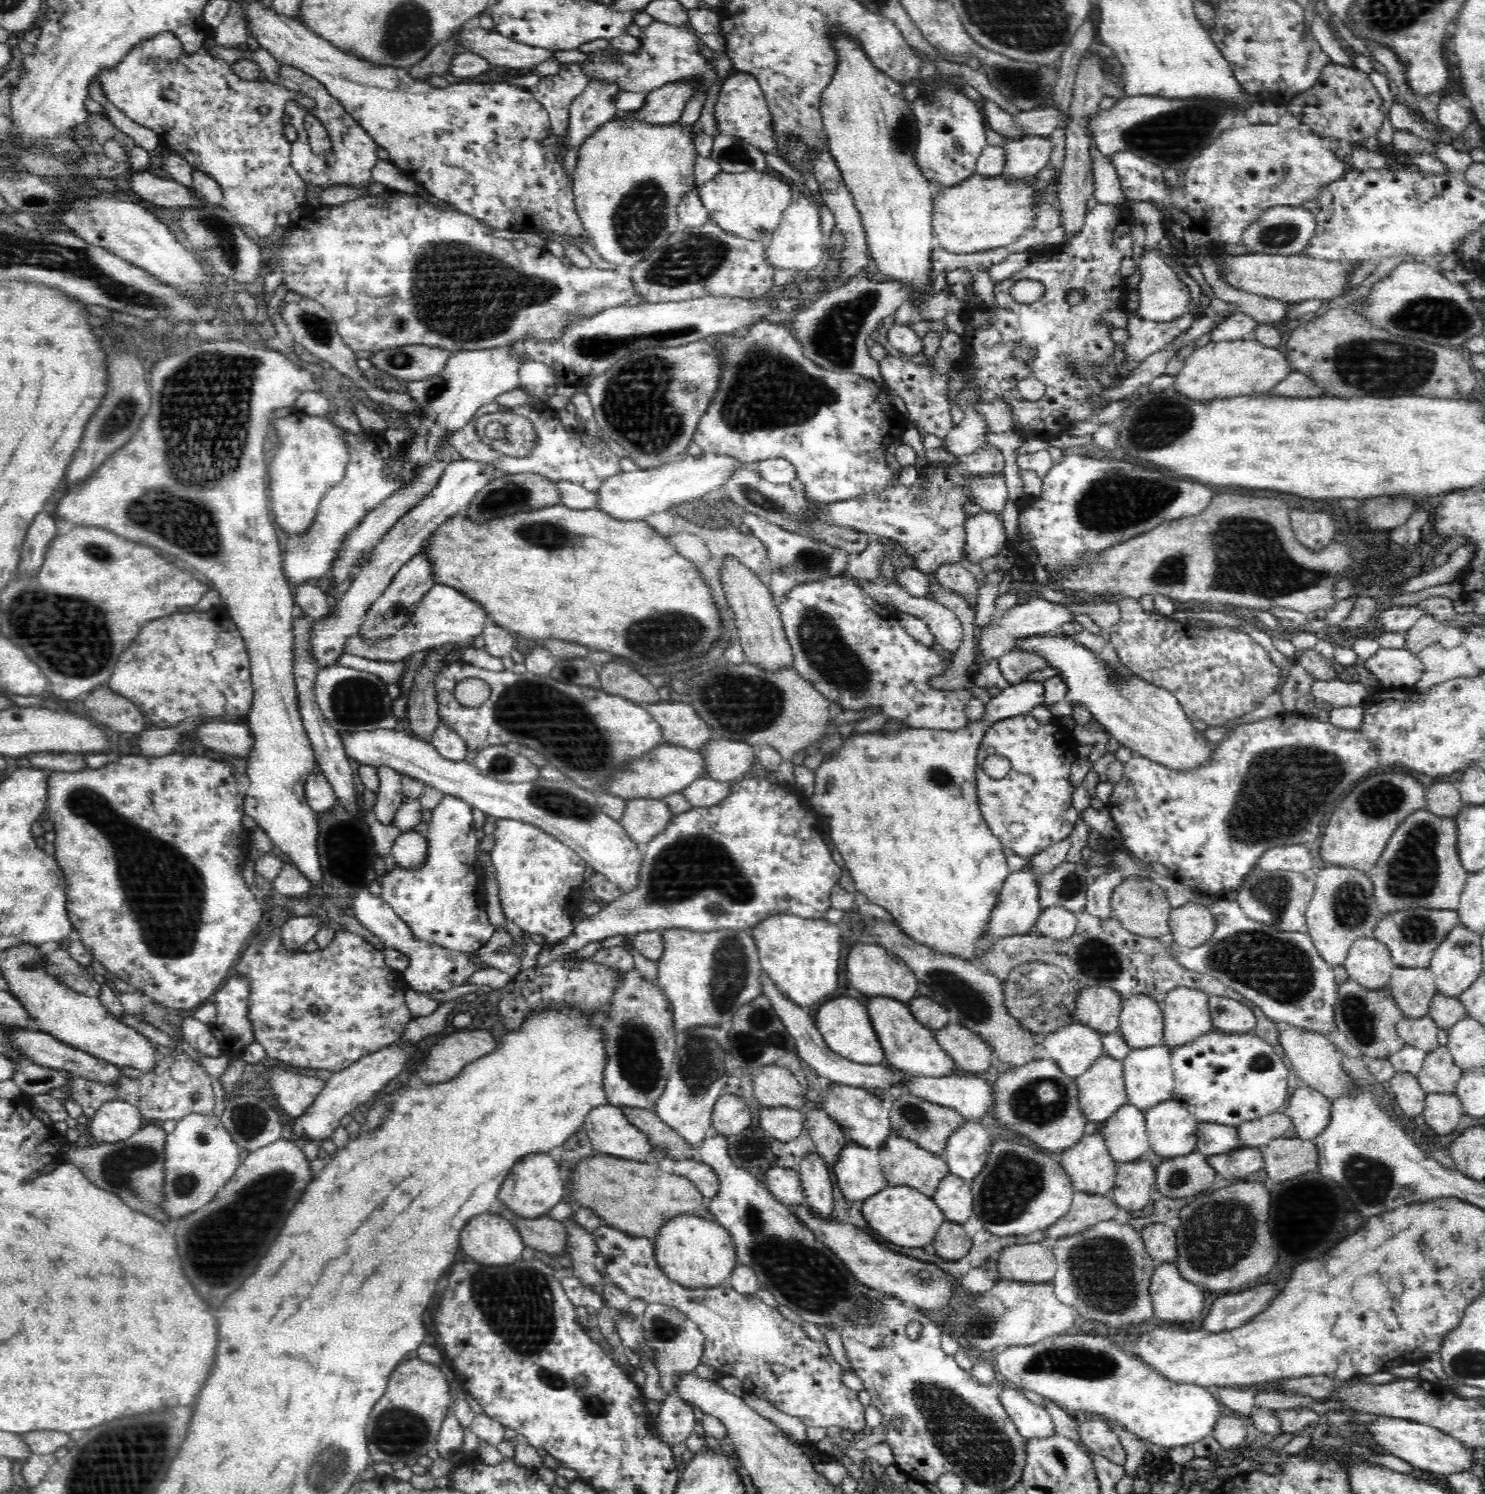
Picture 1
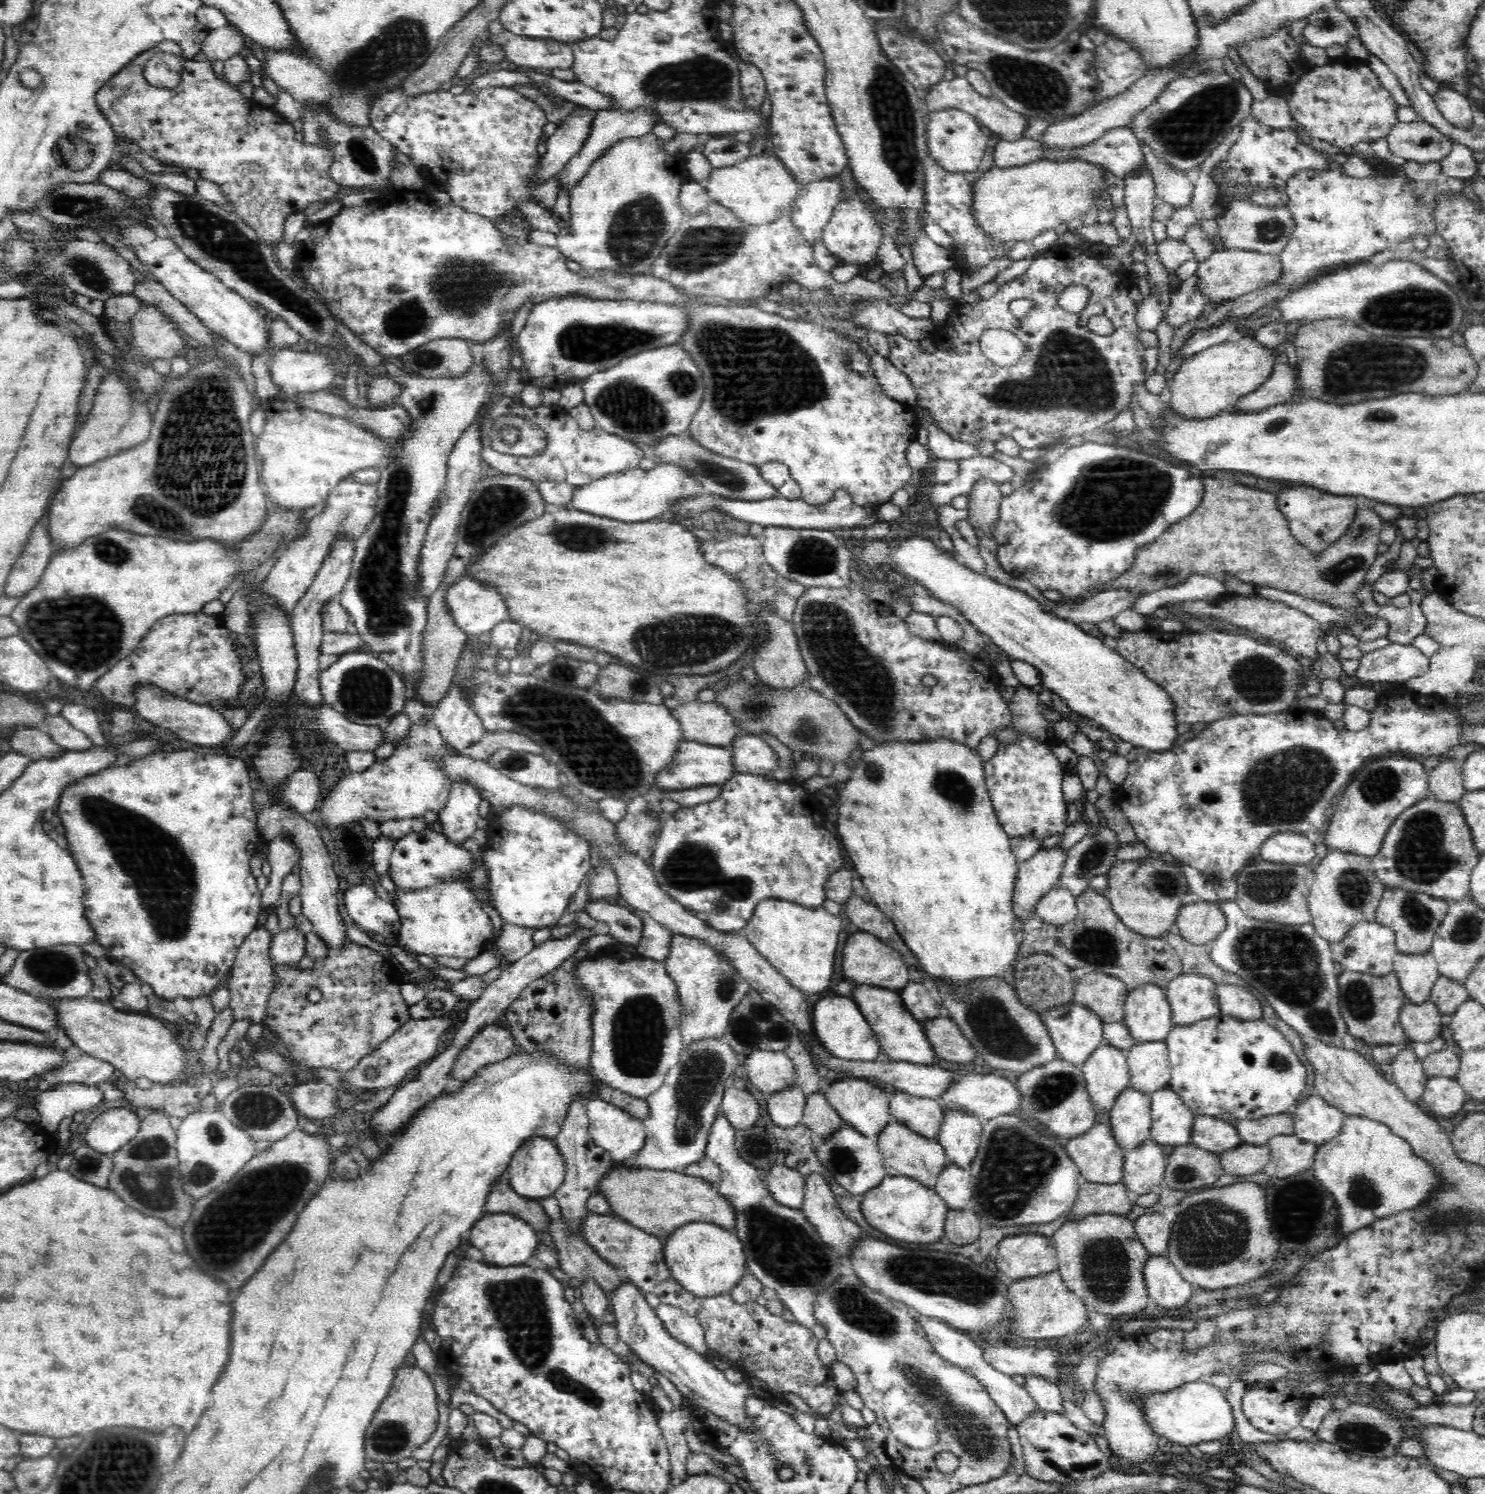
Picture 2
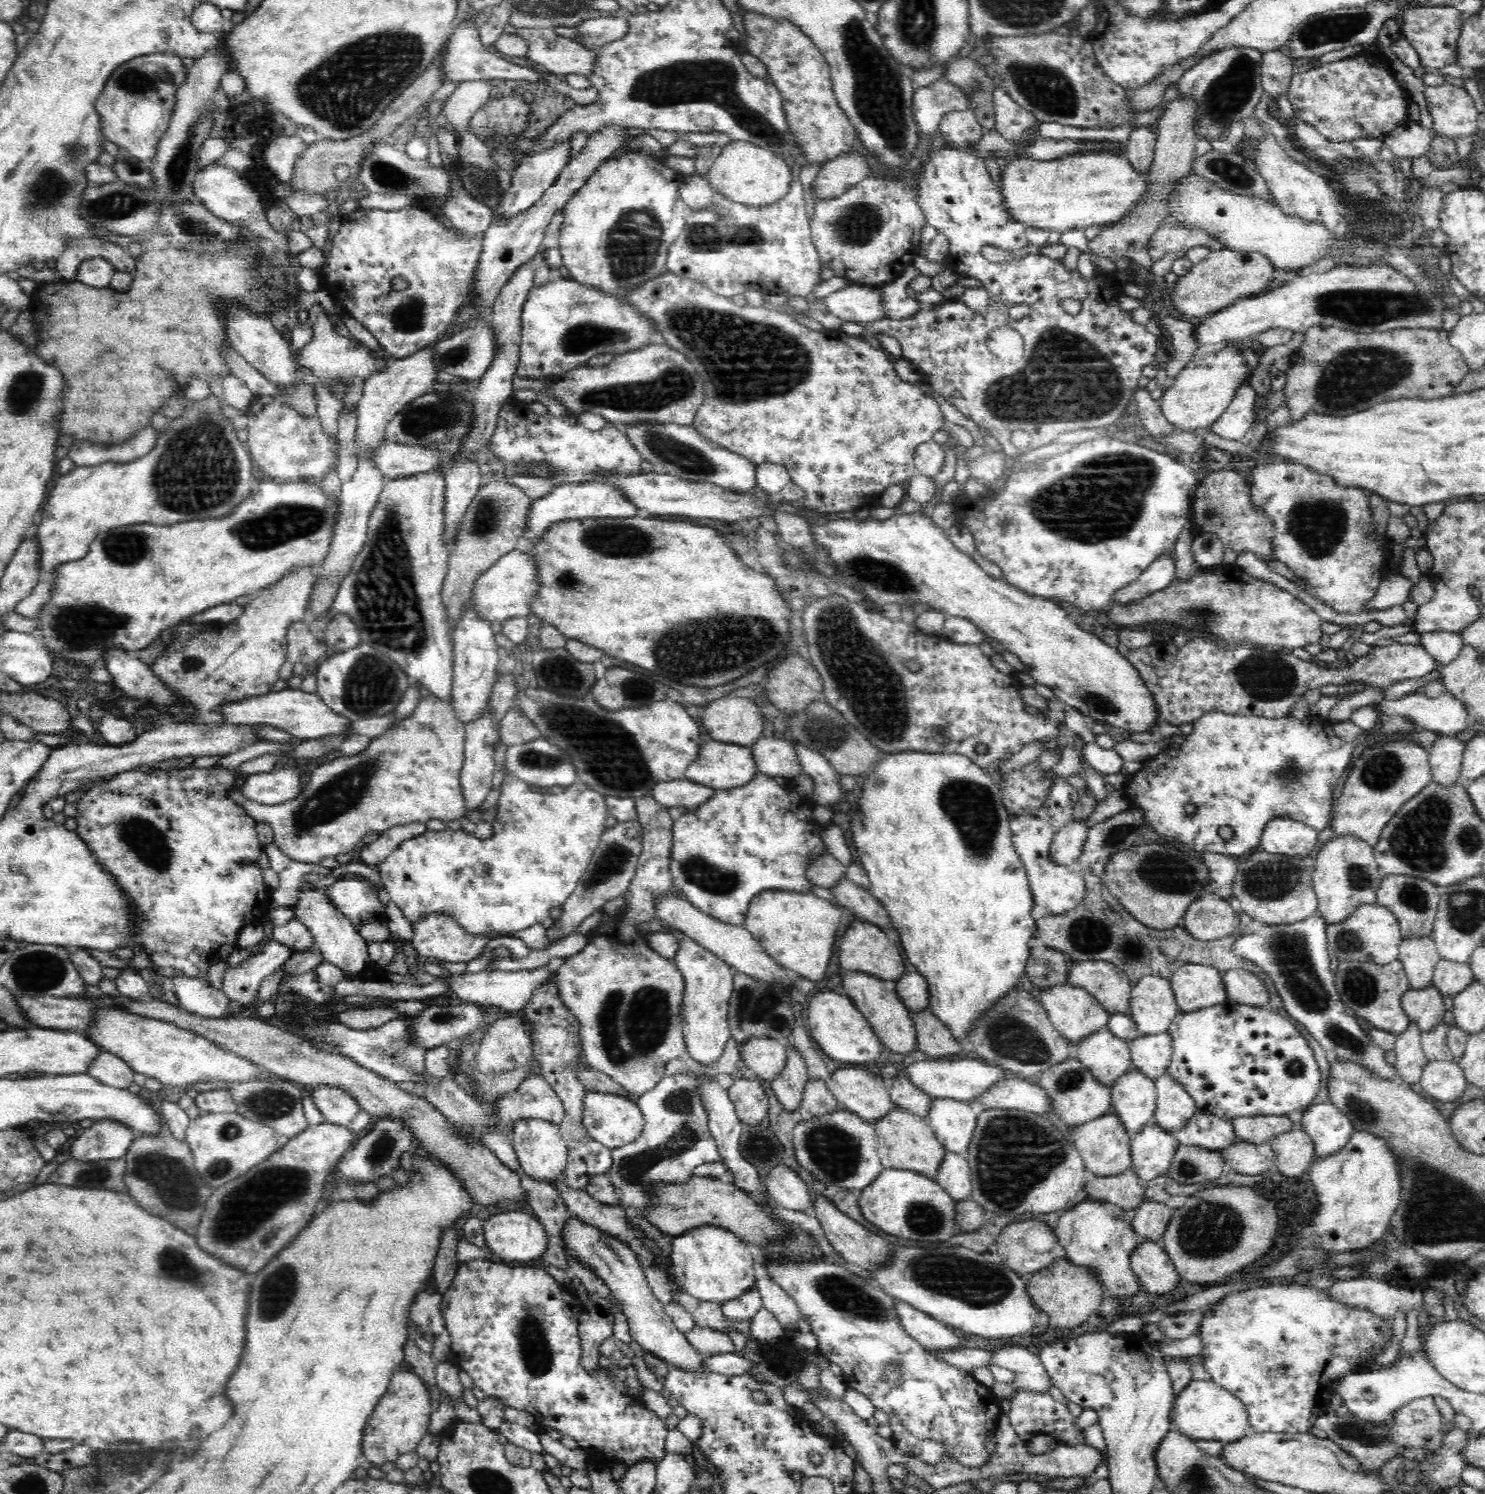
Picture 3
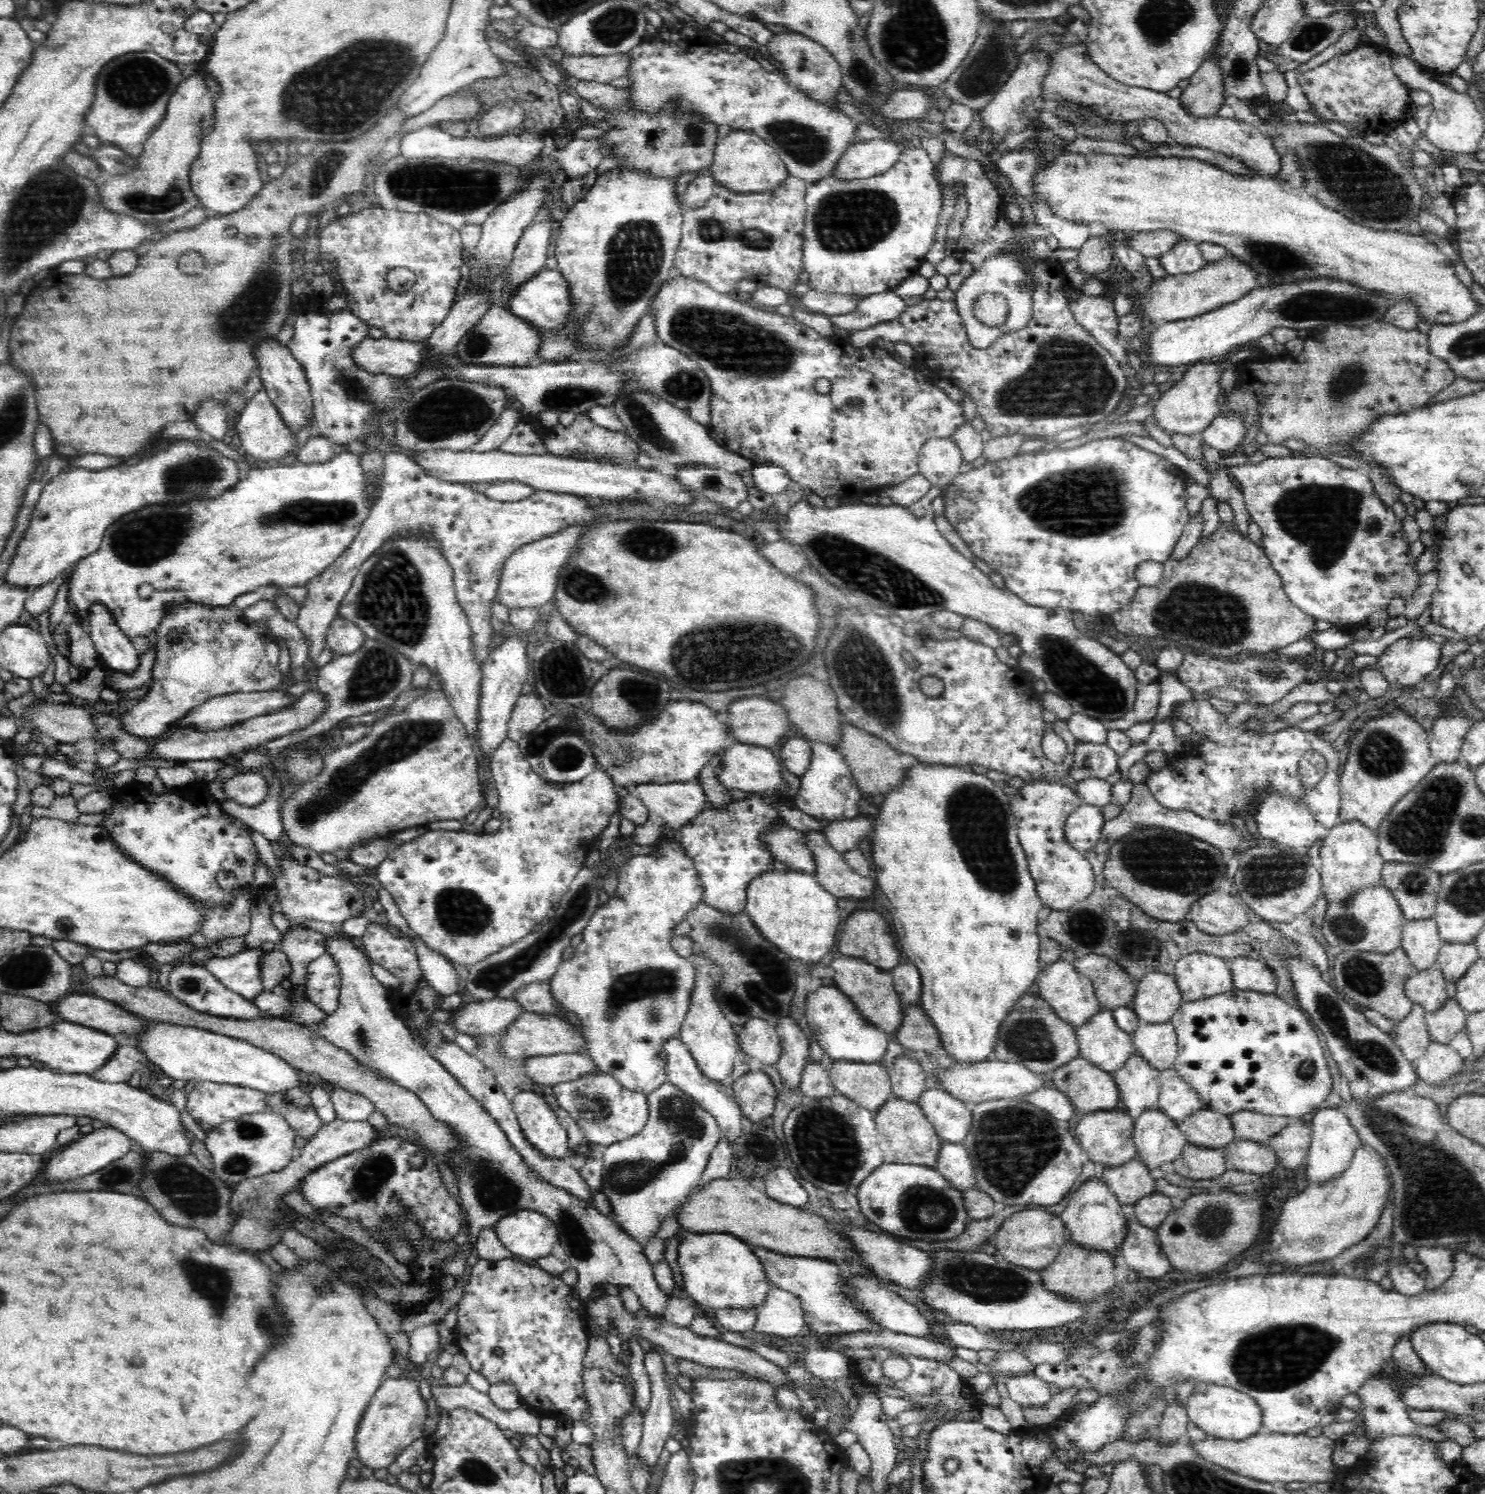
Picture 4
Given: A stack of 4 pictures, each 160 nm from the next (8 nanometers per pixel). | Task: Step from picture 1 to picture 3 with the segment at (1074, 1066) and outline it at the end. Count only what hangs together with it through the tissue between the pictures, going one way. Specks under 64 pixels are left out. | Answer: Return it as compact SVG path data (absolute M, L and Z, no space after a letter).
M1068 980L1040 989L1034 993L1038 1002L1043 1006L1043 1010L1047 1012L1047 1018L1050 1019L1055 1030L1063 1038L1066 1038L1072 1047L1080 1046L1088 1036L1092 1036L1097 1031L1104 1030L1107 1026L1111 1014L1104 1009L1094 996L1087 994L1086 990L1070 986Z

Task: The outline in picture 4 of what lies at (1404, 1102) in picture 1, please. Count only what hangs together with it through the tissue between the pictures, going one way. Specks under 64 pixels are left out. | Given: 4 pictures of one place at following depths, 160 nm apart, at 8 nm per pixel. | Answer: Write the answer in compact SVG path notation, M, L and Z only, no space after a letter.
M1414 1004L1412 1010L1400 1022L1396 1023L1393 1037L1402 1056L1414 1062L1424 1056L1431 1043L1427 1034L1426 1013L1422 1006Z

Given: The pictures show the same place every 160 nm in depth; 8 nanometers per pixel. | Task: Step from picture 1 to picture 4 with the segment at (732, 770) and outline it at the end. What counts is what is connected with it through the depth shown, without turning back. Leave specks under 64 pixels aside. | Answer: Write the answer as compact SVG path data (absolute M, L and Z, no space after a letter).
M791 735L774 752L780 768L784 766L786 770L798 777L808 770L810 760L812 760L810 741Z

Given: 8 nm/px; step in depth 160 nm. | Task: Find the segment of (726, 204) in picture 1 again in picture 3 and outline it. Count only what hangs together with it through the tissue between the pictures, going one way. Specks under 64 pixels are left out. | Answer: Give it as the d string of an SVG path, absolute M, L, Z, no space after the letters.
M732 142L702 177L719 195L748 207L768 207L790 192L796 172L784 159L752 143Z

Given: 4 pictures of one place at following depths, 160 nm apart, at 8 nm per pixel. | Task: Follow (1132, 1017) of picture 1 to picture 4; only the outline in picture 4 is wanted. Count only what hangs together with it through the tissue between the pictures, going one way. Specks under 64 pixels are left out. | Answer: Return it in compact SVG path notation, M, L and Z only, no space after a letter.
M1147 972L1137 980L1132 1008L1140 1022L1168 1023L1184 1002L1175 977Z

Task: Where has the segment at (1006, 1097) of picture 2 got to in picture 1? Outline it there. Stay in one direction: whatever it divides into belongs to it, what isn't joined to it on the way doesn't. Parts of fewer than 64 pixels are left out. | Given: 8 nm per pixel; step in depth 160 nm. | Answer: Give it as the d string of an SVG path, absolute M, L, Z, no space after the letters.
M926 1076L908 1079L903 1087L904 1091L923 1100L938 1104L942 1107L954 1108L962 1114L966 1121L974 1121L990 1113L992 1101L992 1084L987 1082L986 1076L964 1078L962 1076Z

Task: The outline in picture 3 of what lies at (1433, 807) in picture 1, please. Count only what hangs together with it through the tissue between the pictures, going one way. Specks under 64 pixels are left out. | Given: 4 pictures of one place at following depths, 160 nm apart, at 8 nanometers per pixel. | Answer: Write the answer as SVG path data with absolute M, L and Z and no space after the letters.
M1434 736L1434 742L1429 750L1430 771L1432 780L1438 785L1448 786L1461 777L1464 742L1458 736Z

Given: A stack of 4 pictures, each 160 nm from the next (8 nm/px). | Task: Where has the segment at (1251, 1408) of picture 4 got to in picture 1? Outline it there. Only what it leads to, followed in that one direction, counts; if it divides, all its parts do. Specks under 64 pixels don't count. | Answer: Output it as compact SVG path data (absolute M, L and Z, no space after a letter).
M1064 1333L1052 1340L1042 1339L1030 1346L1005 1348L1003 1352L994 1354L990 1359L1000 1377L1016 1388L1023 1386L1027 1390L1033 1390L1043 1398L1050 1398L1057 1406L1064 1406L1066 1410L1084 1410L1116 1420L1149 1445L1160 1446L1165 1450L1186 1446L1212 1435L1218 1416L1221 1416L1220 1403L1206 1387L1184 1384L1162 1376L1152 1365L1142 1361L1142 1358L1122 1352L1108 1338L1100 1338L1100 1333L1092 1335Z

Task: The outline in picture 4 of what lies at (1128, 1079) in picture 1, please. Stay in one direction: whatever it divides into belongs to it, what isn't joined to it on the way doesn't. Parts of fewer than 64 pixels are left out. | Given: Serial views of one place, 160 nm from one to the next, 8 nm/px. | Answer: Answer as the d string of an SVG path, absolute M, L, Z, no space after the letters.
M1140 1022L1138 1028L1131 1032L1135 1054L1139 1058L1150 1063L1150 1066L1156 1071L1173 1069L1173 1064L1178 1052L1176 1031L1171 1022L1168 1023L1146 1023Z

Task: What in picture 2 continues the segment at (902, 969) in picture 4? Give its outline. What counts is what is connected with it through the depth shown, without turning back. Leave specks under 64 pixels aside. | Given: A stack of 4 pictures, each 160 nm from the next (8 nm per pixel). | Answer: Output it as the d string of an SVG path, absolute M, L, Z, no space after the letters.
M910 981L906 988L898 991L906 1008L920 1021L940 1016L938 1004L922 983Z

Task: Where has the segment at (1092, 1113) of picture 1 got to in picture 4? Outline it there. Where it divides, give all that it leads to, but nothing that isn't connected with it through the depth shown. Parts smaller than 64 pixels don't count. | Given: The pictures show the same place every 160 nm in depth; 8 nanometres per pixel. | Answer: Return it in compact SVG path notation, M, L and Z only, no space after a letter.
M1102 1008L1100 1014L1075 1029L1079 1056L1111 1074L1120 1071L1135 1052L1131 1034L1118 1027L1112 1012Z

